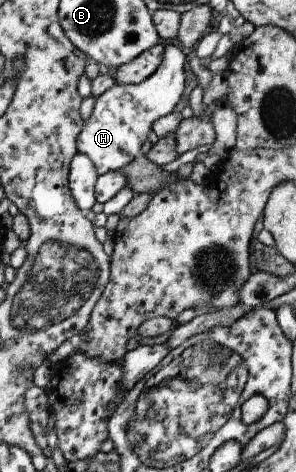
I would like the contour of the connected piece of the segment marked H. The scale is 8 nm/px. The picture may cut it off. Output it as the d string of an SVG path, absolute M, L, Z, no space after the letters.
M168 44L163 49L160 65L144 81L130 85L114 84L96 97L90 117L84 121L82 131L76 137L76 149L77 153L84 153L89 157L98 176L118 170L130 163L140 152L142 143L146 141L146 137L150 133L152 123L160 117L168 115L176 107L185 86L183 68L185 62L187 62L187 57L182 51L173 44Z

